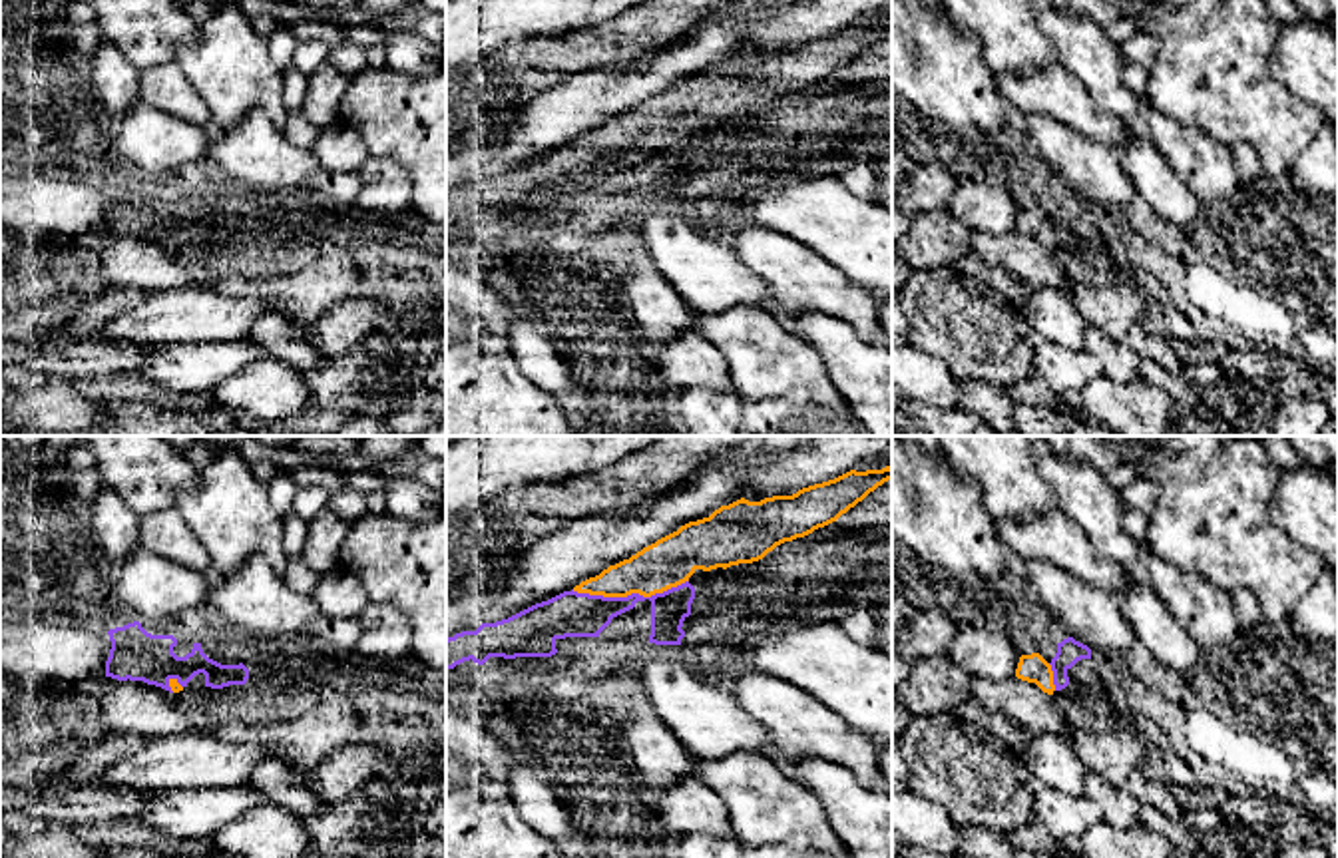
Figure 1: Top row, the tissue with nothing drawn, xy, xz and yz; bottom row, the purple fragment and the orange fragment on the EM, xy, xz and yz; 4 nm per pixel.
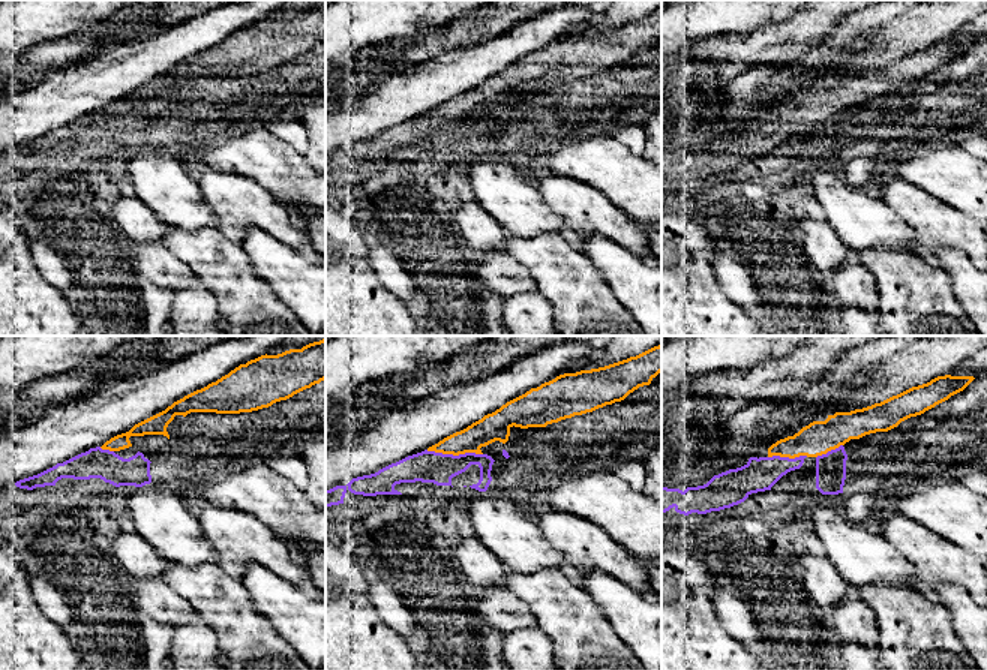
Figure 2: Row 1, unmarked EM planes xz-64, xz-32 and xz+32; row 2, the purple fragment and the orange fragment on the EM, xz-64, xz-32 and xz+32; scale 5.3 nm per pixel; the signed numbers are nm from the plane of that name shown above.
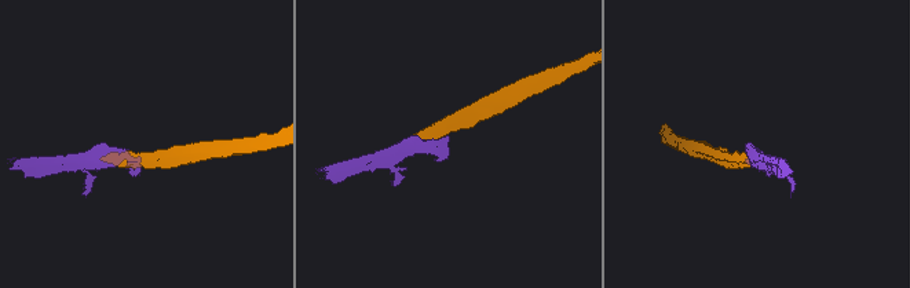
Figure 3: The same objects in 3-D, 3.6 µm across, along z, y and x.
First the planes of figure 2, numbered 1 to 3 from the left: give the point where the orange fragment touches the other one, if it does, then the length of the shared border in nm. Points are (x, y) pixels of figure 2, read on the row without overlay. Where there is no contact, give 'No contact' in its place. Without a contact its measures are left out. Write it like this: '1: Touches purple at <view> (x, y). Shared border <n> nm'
1: Touches purple at xz-64 (107, 114). Shared border 80 nm
2: Touches purple at xz-32 (455, 120). Shared border 300 nm
3: Touches purple at xz+32 (788, 122). Shared border 220 nm

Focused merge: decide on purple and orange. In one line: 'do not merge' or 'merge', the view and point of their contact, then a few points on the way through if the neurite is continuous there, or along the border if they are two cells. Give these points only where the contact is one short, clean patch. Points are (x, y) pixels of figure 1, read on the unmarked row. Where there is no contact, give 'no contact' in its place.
merge; contact xz (632, 148); way xz (574, 168), (606, 150), (632, 148), (671, 114)

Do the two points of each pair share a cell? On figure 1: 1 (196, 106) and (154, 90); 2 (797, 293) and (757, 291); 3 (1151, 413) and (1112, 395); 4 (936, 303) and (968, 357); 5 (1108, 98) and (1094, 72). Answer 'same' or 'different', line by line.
1: same
2: different
3: same
4: same
5: same

